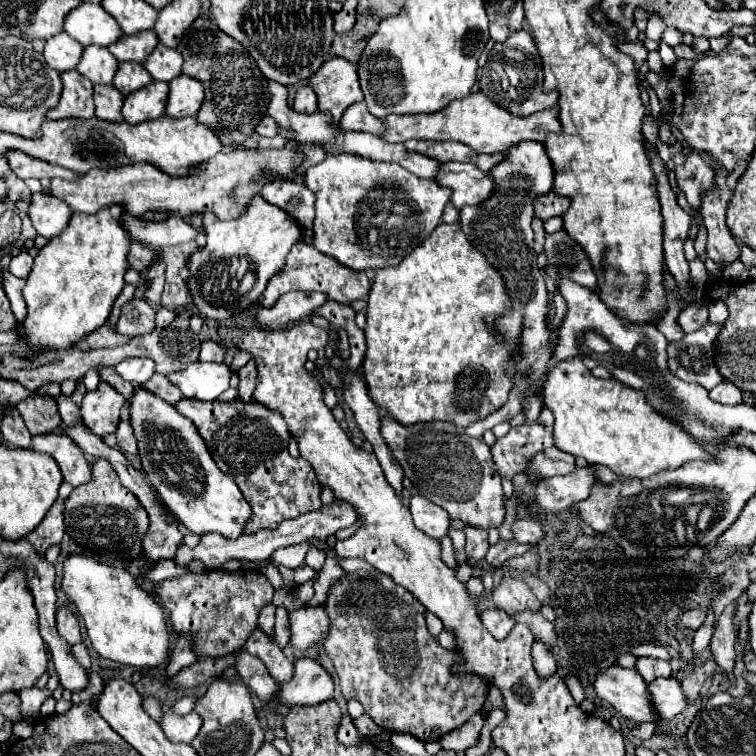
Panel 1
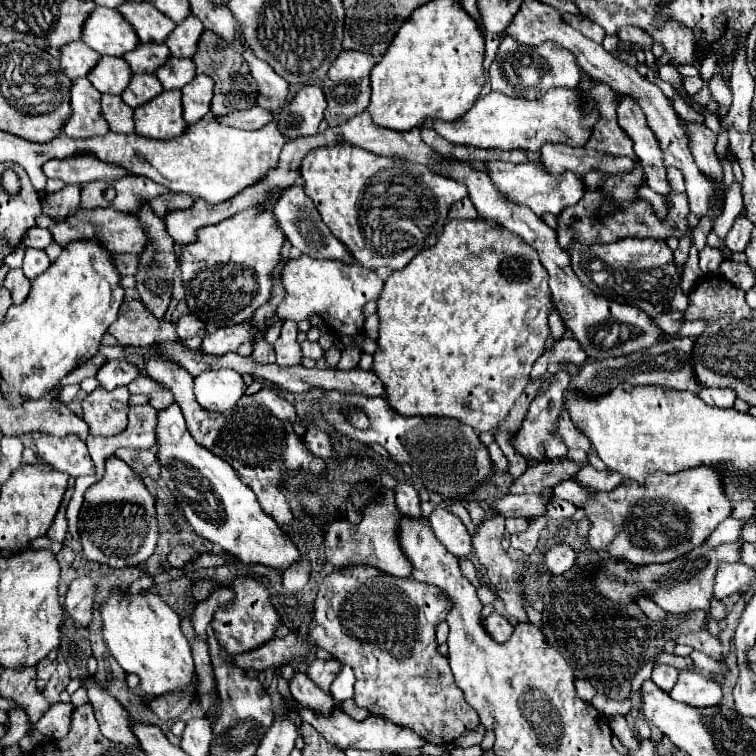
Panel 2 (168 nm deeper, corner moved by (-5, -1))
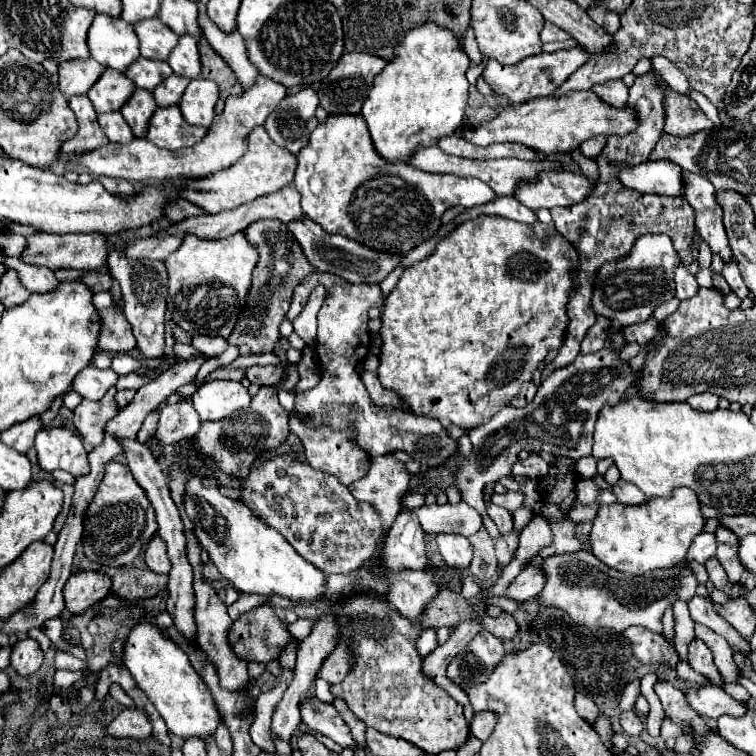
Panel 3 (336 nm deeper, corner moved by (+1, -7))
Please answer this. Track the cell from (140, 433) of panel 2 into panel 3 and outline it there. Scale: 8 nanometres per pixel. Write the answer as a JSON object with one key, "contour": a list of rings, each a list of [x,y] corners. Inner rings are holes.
{"contour":[[[182,401],[180,405],[162,405],[160,409],[160,421],[158,429],[154,433],[156,439],[160,439],[164,445],[178,443],[186,437],[196,435],[202,421],[196,415],[196,409],[190,401]]]}

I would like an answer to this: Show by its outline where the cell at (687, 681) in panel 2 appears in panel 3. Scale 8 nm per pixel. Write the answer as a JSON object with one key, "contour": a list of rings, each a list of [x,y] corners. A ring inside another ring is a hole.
{"contour":[[[714,685],[688,689],[686,699],[688,699],[690,707],[696,709],[698,715],[702,715],[706,719],[718,719],[720,715],[744,717],[744,713],[748,711],[744,701],[736,701],[724,689],[714,687]]]}

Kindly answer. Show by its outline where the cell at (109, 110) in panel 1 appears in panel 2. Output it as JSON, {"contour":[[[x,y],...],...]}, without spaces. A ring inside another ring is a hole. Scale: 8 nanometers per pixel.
{"contour":[[[102,95],[102,113],[114,133],[134,133],[134,109],[130,109],[120,97]]]}

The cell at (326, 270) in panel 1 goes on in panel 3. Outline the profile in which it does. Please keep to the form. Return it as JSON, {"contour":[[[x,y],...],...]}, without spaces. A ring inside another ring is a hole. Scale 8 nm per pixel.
{"contour":[[[312,273],[308,275],[292,295],[290,311],[286,313],[286,319],[294,321],[298,313],[308,303],[310,293],[314,287],[326,287],[326,299],[318,313],[318,343],[316,343],[316,355],[318,355],[318,367],[320,367],[320,383],[308,391],[298,391],[296,395],[296,411],[300,417],[310,425],[320,423],[332,423],[332,427],[344,429],[348,423],[352,423],[358,429],[356,443],[370,455],[380,457],[386,453],[392,453],[396,449],[402,449],[410,453],[416,461],[420,461],[426,467],[442,465],[446,459],[456,455],[456,441],[448,437],[444,425],[430,417],[418,417],[412,415],[408,409],[396,409],[396,407],[376,407],[356,373],[356,365],[368,355],[370,345],[370,329],[368,329],[368,309],[372,305],[384,305],[380,285],[354,285],[348,283],[336,275],[330,273]]]}

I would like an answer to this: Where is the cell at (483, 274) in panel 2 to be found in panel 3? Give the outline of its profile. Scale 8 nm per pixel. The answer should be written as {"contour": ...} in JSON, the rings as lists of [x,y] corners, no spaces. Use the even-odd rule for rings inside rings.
{"contour":[[[480,215],[472,221],[464,221],[458,225],[446,239],[438,243],[434,253],[426,257],[420,263],[414,263],[412,267],[406,267],[402,271],[400,281],[392,289],[392,293],[386,299],[386,305],[382,309],[382,353],[380,353],[380,367],[378,377],[386,389],[396,391],[410,407],[414,415],[424,415],[438,419],[442,425],[454,423],[464,429],[478,427],[486,423],[496,411],[506,407],[520,391],[522,383],[530,381],[534,371],[538,369],[538,363],[550,353],[550,349],[560,349],[564,343],[564,329],[568,327],[568,315],[564,307],[568,305],[568,295],[576,289],[576,283],[572,283],[572,271],[576,271],[578,263],[578,251],[554,229],[554,223],[518,223],[504,217],[492,217],[492,215]]]}

